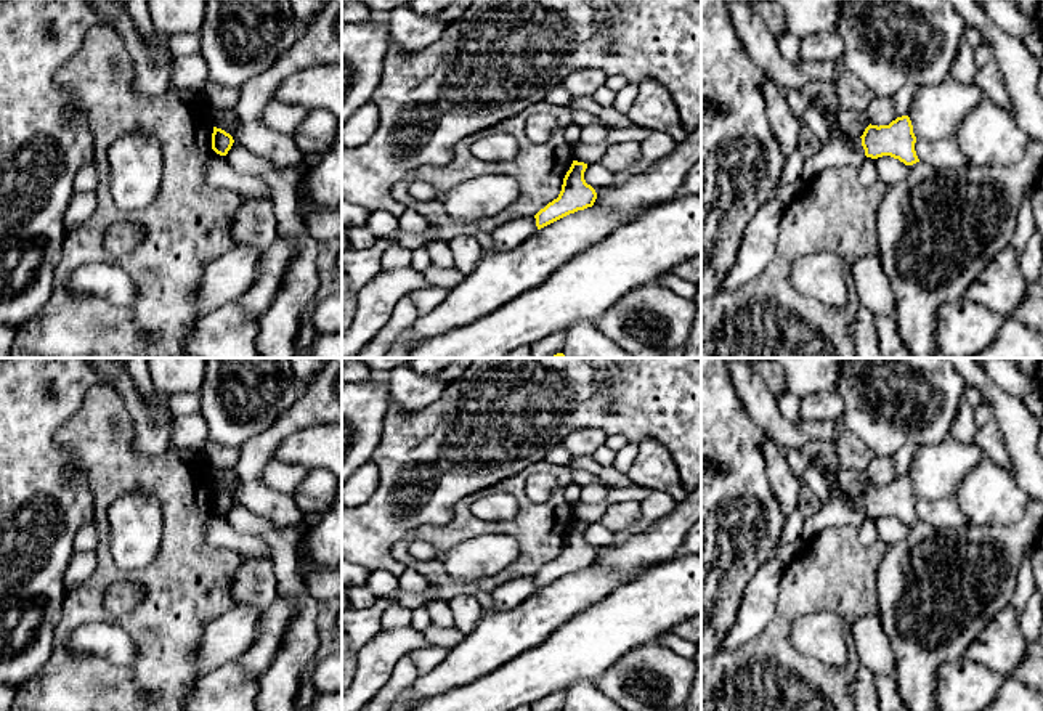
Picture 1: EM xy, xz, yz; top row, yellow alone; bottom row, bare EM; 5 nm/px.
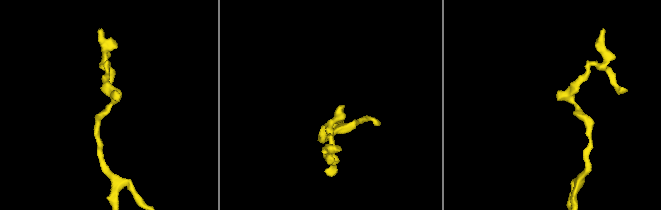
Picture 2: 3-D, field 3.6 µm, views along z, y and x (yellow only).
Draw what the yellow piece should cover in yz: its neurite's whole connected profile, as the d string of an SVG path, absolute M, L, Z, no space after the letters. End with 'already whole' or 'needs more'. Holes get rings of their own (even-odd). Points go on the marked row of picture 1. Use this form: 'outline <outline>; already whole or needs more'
outline M908 116L897 117L889 125L870 124L860 138L866 157L891 156L905 165L919 162L915 151L916 136Z; already whole

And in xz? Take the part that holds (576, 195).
outline M573 160L570 170L563 178L563 185L558 197L549 202L544 209L541 209L534 215L538 230L570 213L574 213L578 210L584 210L594 205L597 199L597 193L584 180L586 169L587 169L587 164Z; already whole

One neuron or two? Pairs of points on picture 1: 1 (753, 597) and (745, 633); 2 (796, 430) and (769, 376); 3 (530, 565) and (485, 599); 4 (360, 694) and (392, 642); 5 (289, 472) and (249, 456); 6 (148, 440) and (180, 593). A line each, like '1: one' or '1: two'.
1: one
2: two
3: two
4: one
5: two
6: two

